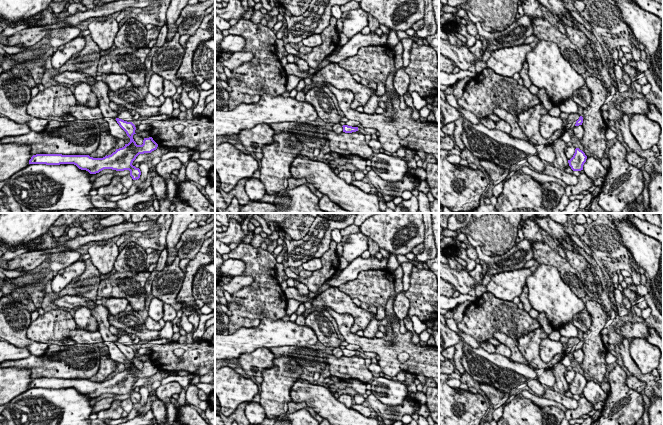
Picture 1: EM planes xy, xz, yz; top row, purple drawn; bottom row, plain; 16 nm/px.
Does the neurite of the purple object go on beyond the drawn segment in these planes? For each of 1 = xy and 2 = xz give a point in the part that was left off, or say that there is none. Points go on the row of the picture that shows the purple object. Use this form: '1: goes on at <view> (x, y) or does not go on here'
1: does not go on here
2: does not go on here

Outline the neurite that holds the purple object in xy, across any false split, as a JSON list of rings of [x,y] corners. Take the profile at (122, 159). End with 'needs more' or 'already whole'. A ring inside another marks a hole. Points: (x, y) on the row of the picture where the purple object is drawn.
[[[116,118],[119,126],[126,132],[130,142],[124,147],[116,149],[111,155],[103,158],[93,158],[89,155],[62,155],[62,154],[36,154],[31,157],[29,164],[74,164],[81,170],[86,170],[90,174],[96,174],[104,169],[116,171],[129,170],[133,180],[138,180],[141,175],[139,168],[132,165],[139,154],[151,153],[156,150],[158,144],[152,137],[144,138],[142,145],[137,145],[133,139],[136,134],[136,127],[132,122],[127,122]]] | already whole

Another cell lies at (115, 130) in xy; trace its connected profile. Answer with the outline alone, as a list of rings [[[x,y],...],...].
[[[103,118],[105,122],[108,123],[108,129],[110,134],[118,139],[123,139],[125,144],[130,142],[130,138],[127,136],[126,132],[119,126],[116,118]]]

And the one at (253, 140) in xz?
[[[259,124],[252,129],[241,130],[237,137],[249,152],[259,153],[265,145],[274,142],[275,131],[268,124]]]

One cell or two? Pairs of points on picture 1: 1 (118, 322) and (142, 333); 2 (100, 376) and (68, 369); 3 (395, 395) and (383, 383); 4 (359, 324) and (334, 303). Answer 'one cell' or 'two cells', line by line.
1: one cell
2: two cells
3: one cell
4: one cell

